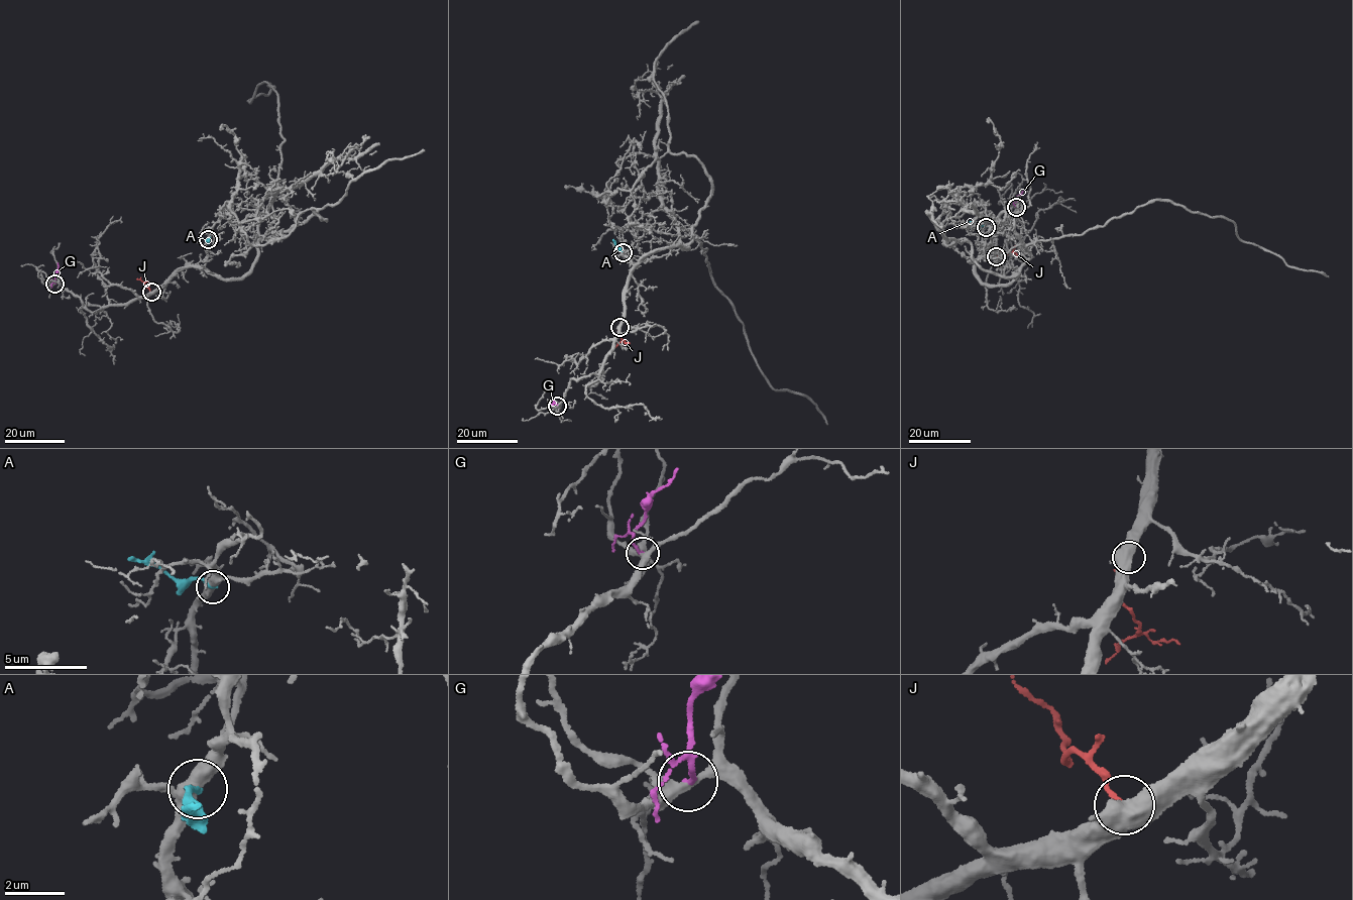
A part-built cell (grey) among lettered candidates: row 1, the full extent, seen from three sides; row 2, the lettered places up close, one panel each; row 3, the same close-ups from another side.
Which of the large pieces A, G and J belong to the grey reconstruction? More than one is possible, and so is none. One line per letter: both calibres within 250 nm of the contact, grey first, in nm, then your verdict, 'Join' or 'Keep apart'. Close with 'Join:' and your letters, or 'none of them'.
A: Thickness 420 nm (grey) against 190 nm. Keep apart
G: Thickness 280 nm (grey) against 170 nm. Keep apart
J: Thickness 460 nm (grey) against 160 nm. Join
Join: J

